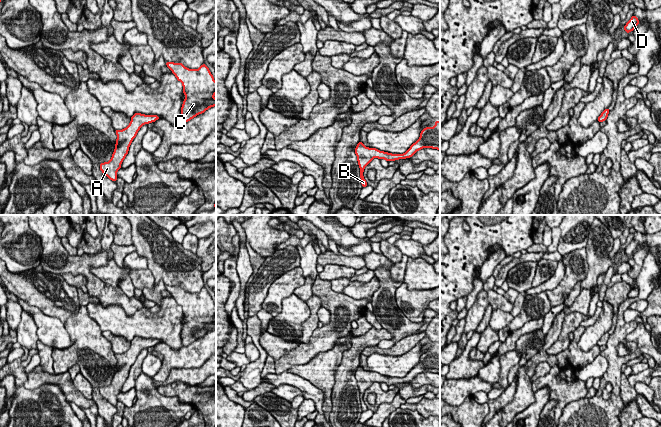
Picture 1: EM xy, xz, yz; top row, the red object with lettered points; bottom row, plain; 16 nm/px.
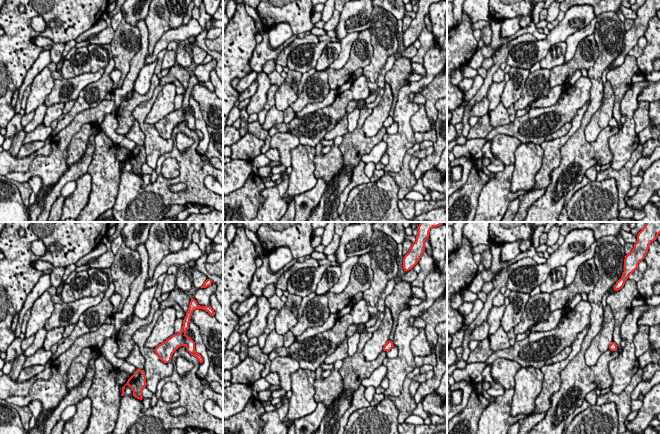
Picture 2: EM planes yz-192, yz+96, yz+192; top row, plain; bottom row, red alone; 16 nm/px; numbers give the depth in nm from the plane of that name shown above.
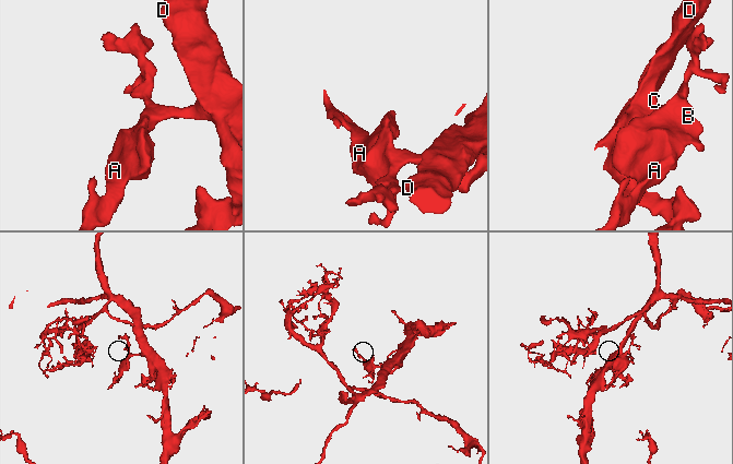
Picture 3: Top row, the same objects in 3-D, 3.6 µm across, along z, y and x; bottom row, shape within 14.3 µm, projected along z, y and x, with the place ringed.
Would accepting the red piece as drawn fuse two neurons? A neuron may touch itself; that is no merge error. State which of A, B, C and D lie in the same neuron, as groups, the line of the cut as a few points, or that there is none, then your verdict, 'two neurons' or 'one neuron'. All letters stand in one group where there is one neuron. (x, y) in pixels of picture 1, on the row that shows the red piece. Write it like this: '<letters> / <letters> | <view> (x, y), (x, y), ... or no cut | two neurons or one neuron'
A B C D | no cut | one neuron

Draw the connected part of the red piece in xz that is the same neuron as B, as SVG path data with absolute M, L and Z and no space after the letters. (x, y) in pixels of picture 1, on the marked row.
M440 120L436 121L434 127L426 127L421 133L419 139L413 143L410 148L403 154L392 154L380 151L376 148L366 147L361 141L358 142L355 148L358 165L360 168L360 178L362 188L368 186L364 179L363 172L365 167L372 161L373 158L385 159L386 161L395 161L412 157L417 151L423 148L432 148L440 151Z

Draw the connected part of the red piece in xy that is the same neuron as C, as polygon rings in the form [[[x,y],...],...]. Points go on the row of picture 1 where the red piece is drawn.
[[[165,62],[178,81],[182,83],[185,100],[181,107],[183,122],[188,122],[211,107],[216,106],[216,81],[206,64],[202,64],[197,70],[186,68],[182,63]]]

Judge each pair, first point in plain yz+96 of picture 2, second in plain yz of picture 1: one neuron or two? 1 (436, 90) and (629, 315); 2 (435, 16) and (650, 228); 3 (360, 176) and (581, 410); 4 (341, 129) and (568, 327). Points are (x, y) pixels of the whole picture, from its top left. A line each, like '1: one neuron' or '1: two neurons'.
1: one neuron
2: one neuron
3: two neurons
4: one neuron

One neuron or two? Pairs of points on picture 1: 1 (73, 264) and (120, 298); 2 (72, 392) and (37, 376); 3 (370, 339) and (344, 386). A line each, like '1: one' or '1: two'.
1: one
2: one
3: one

